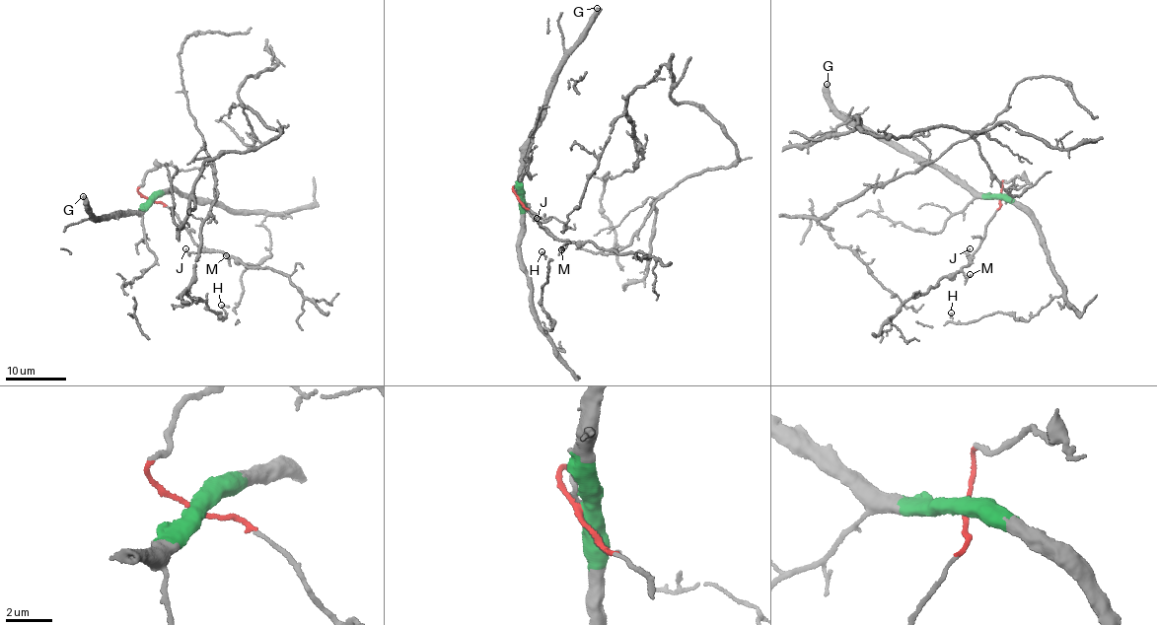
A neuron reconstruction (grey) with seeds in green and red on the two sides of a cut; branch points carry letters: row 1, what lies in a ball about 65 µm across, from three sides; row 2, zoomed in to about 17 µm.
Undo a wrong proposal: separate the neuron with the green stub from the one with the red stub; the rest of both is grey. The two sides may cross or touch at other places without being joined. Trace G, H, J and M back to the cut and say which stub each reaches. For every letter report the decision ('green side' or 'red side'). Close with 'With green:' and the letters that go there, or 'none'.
G: green side
H: green side
J: red side
M: red side
With green: G, H

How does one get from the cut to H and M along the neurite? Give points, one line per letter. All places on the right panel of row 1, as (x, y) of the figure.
H: (999, 195), (1034, 215), (1062, 294), (1026, 320), (993, 312), (975, 321), (956, 322), (950, 321), (951, 312)
M: (999, 197), (1000, 207), (963, 268), (965, 277), (971, 274)

